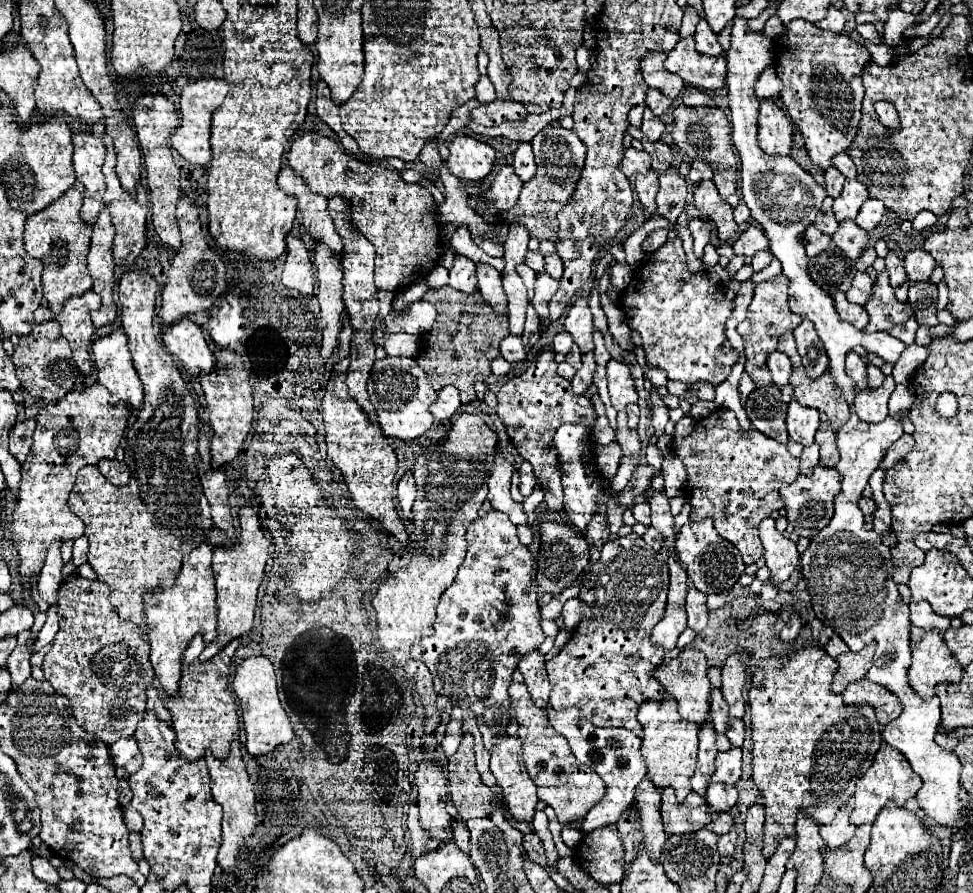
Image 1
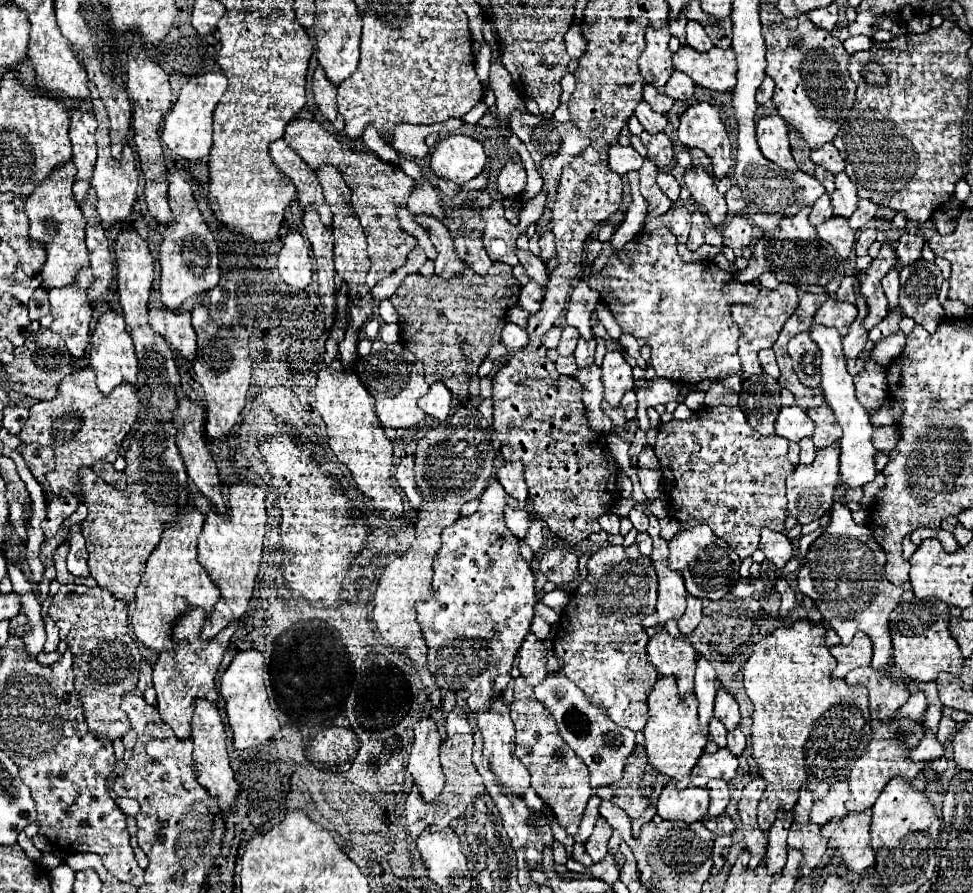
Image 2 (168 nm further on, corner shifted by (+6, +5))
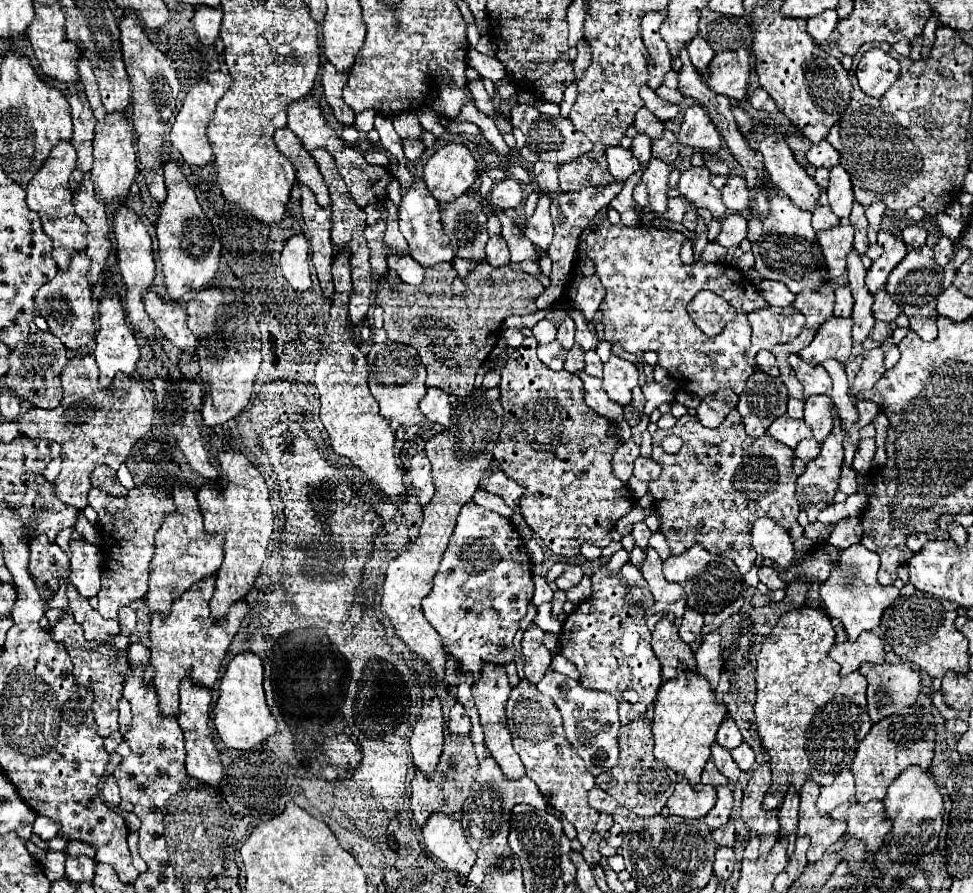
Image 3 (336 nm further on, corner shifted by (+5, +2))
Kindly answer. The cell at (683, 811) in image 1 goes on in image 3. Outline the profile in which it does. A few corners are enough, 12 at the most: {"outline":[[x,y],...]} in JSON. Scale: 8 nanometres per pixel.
{"outline":[[677,783],[667,815],[705,817],[717,801],[713,787]]}

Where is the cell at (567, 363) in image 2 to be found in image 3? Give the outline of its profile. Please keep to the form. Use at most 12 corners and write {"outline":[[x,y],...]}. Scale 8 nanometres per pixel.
{"outline":[[575,343],[567,353],[565,369],[579,373],[585,367],[583,349]]}

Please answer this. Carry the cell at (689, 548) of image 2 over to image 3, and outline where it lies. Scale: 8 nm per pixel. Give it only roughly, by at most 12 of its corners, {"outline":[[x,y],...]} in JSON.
{"outline":[[695,543],[663,561],[687,605],[719,613],[739,597],[737,565]]}

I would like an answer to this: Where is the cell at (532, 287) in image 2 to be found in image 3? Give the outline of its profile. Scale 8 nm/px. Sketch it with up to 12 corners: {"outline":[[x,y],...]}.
{"outline":[[611,187],[553,193],[555,237],[549,287],[535,297],[539,311],[561,299],[575,249],[589,221],[611,203]]}

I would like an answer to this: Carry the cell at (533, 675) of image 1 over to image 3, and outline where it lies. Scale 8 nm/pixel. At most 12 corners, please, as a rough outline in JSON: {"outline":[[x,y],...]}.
{"outline":[[531,623],[521,641],[523,673],[539,683],[551,663],[545,633]]}

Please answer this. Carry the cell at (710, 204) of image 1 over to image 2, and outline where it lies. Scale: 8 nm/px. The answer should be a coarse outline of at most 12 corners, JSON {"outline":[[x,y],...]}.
{"outline":[[702,166],[688,168],[684,184],[714,226],[728,220],[724,196]]}

